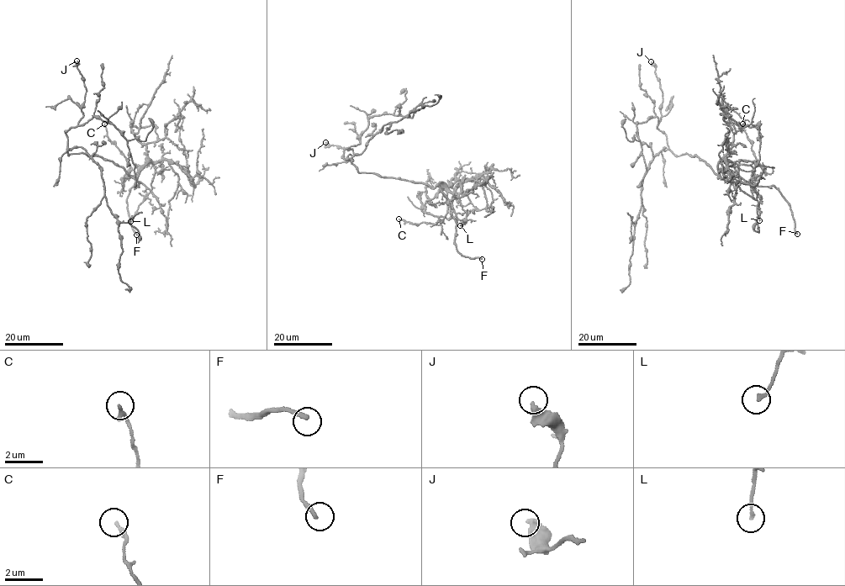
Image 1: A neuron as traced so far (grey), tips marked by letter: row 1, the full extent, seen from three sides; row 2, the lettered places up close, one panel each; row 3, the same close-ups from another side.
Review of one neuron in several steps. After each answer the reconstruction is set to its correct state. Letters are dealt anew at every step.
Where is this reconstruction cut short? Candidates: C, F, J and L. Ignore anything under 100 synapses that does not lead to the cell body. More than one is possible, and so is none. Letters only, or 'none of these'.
F

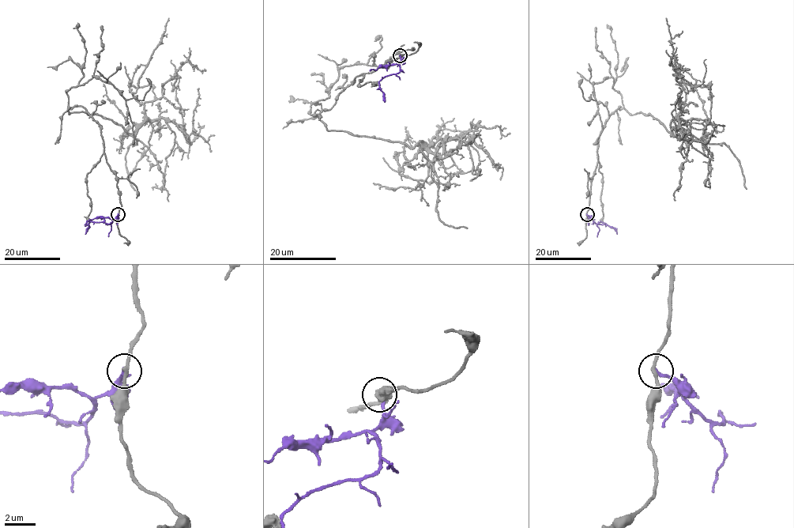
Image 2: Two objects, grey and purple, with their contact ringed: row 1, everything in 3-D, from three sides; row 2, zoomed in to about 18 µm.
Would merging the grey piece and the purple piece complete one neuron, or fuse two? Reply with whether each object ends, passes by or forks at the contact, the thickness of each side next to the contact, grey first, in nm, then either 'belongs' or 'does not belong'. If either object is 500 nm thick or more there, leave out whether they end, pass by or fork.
grey passes by | purple ends | 200/220 nm | does not belong

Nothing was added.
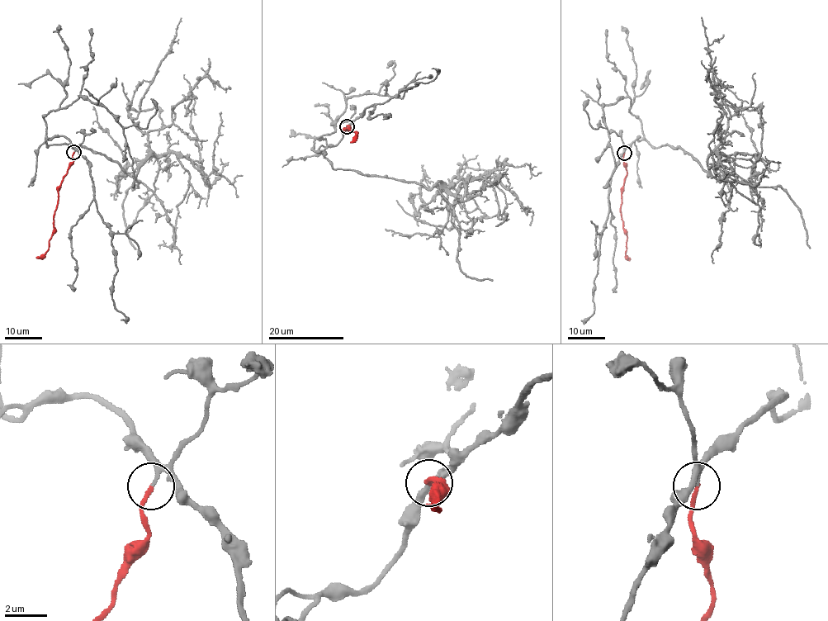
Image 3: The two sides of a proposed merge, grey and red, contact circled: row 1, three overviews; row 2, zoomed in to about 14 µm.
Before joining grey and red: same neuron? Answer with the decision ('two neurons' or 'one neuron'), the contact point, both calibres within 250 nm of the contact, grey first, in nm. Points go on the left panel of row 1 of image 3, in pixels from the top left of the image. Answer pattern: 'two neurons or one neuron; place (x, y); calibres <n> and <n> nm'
one neuron; place (73, 152); calibres 120 and 180 nm

